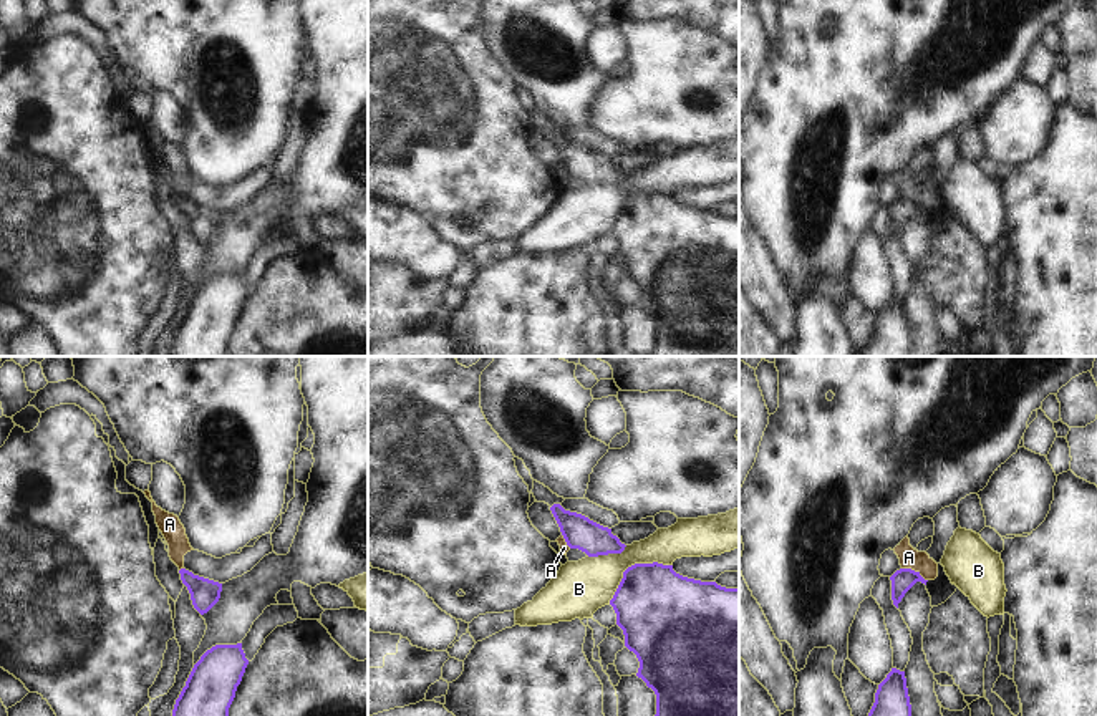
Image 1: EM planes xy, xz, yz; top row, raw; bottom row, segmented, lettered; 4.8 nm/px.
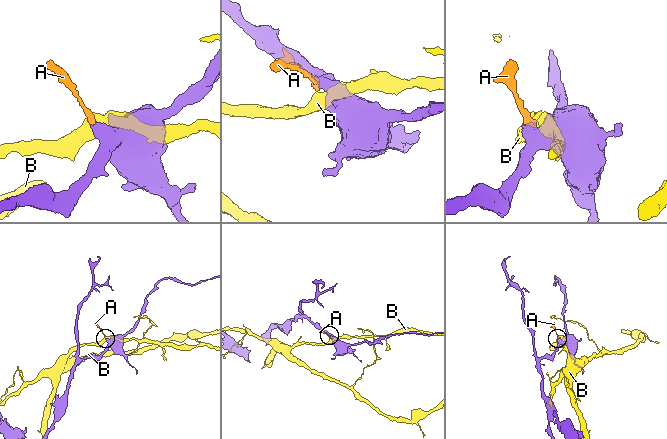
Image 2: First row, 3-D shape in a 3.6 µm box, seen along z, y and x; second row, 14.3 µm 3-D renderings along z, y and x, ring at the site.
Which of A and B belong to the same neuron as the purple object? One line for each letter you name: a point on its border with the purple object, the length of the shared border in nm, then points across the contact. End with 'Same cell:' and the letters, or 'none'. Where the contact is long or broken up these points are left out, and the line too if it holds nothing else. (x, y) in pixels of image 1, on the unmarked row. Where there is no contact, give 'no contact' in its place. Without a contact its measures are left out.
Same cell: none

